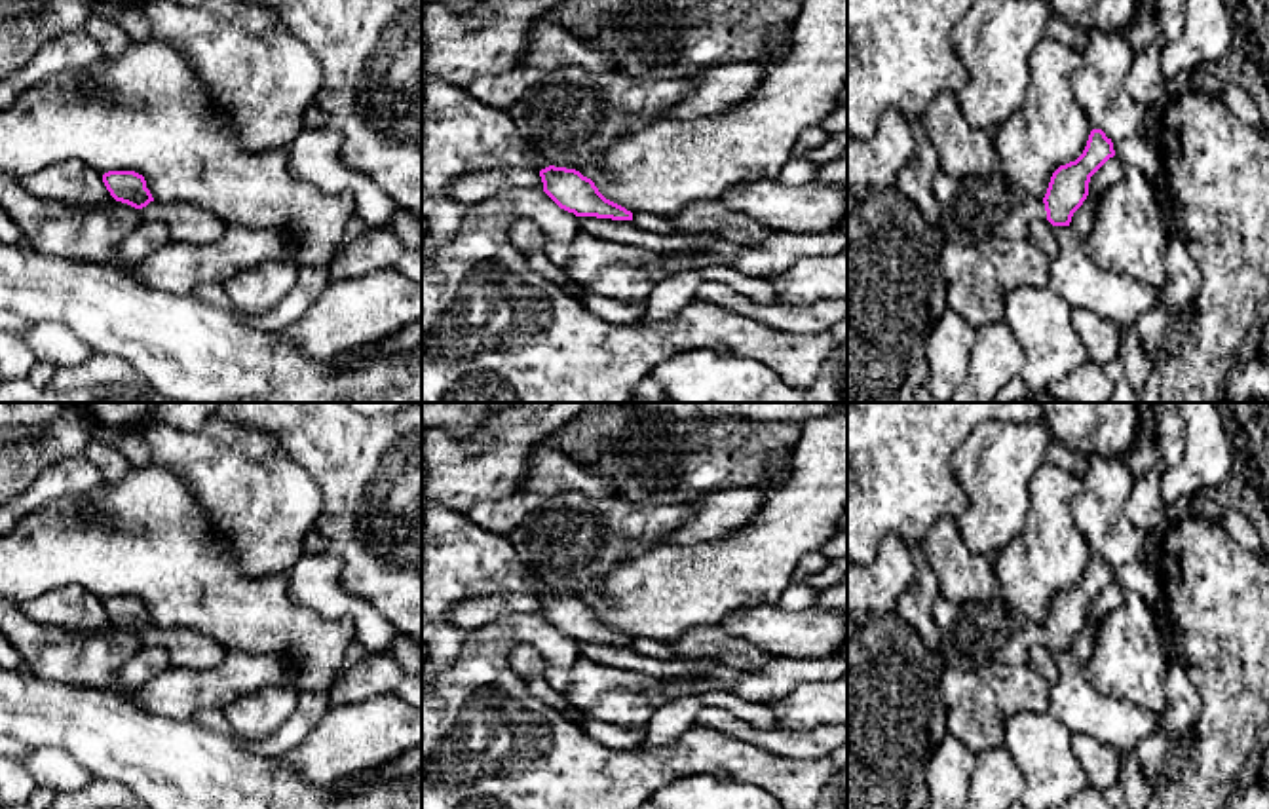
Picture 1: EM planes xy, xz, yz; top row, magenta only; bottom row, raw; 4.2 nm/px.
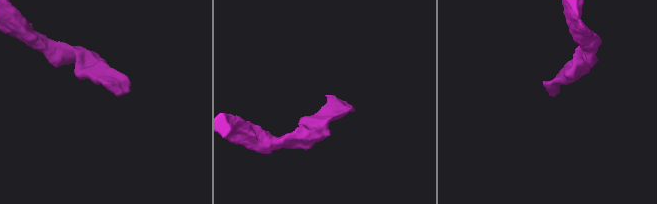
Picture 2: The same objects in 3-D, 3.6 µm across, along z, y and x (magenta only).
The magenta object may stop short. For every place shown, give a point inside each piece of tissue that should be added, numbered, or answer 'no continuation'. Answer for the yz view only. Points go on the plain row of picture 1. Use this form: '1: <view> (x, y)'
1: yz (977, 635)

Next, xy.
1: xy (187, 648)

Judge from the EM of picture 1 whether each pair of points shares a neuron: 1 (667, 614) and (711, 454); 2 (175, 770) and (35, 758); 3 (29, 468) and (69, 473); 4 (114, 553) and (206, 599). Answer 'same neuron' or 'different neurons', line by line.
1: different neurons
2: different neurons
3: different neurons
4: same neuron

